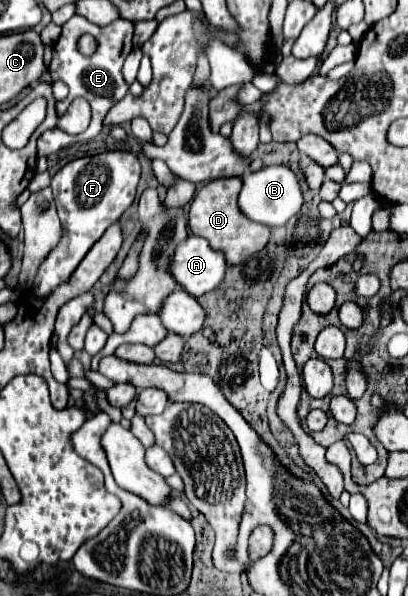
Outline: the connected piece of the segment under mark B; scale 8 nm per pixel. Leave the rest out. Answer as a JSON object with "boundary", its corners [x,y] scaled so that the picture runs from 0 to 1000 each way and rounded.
{"boundary":[[[647,279],[632,289],[598,292],[593,305],[598,312],[583,329],[583,349],[618,372],[637,372],[667,383],[667,379],[696,379],[716,362],[735,359],[745,332],[730,299],[706,279]]]}

